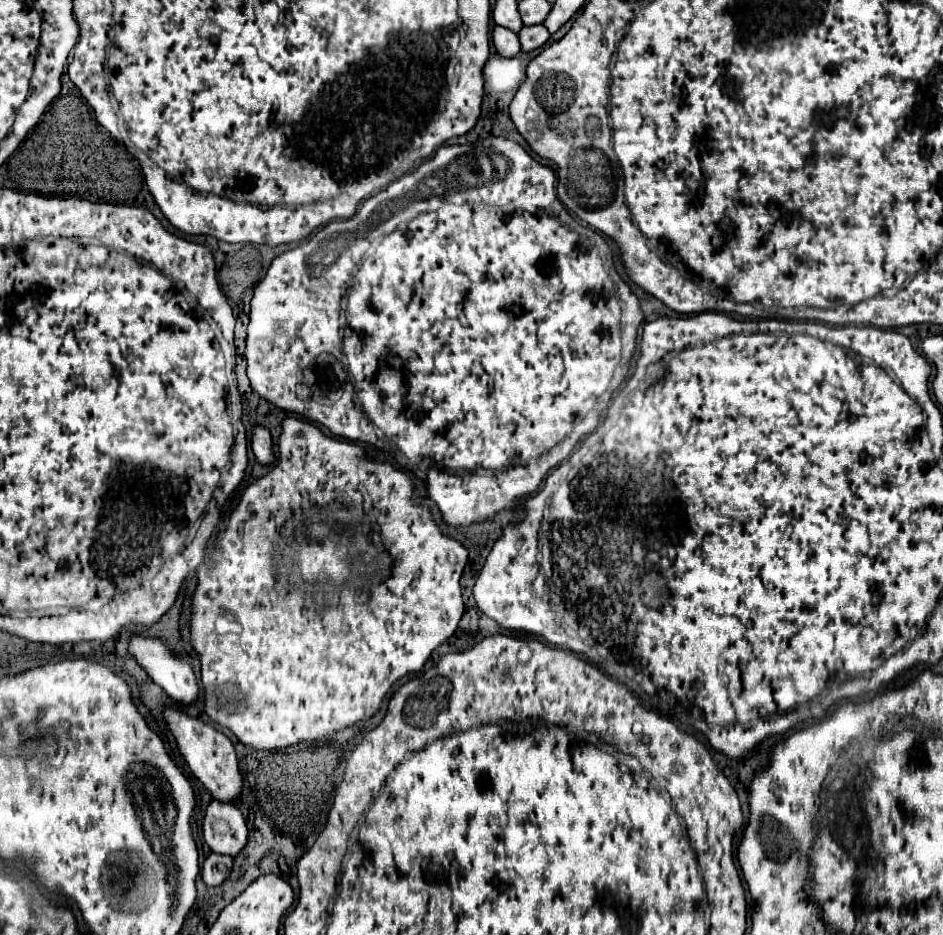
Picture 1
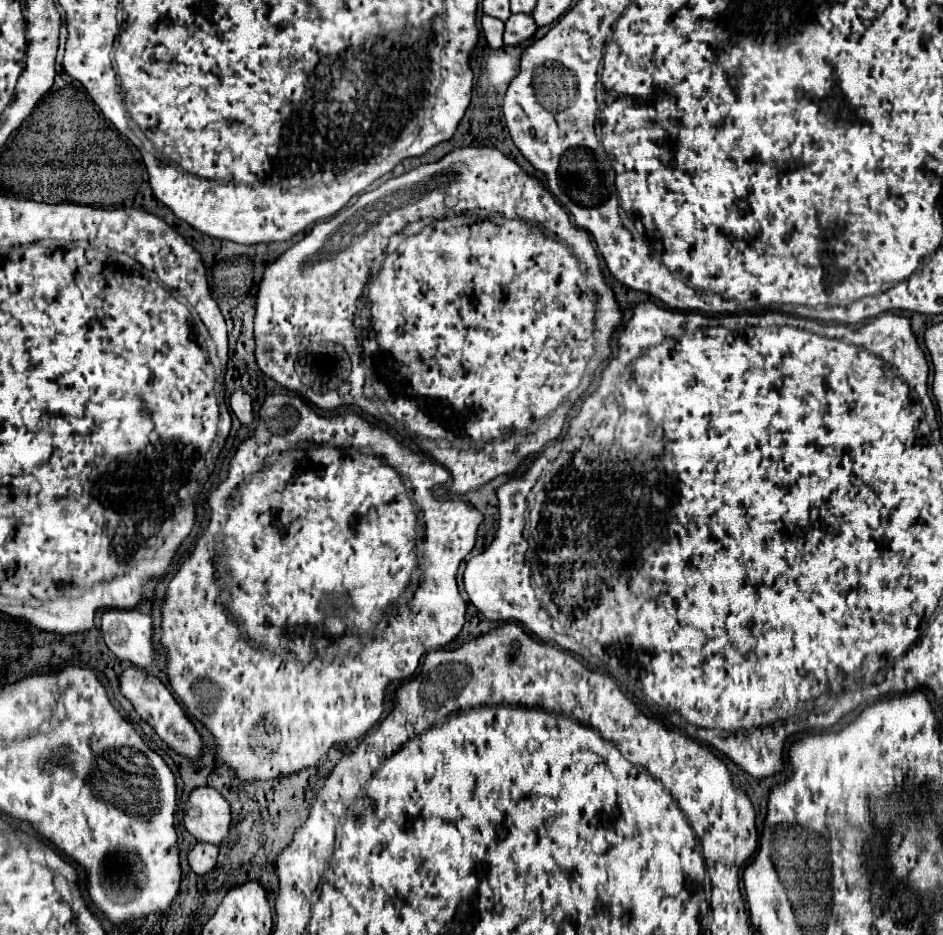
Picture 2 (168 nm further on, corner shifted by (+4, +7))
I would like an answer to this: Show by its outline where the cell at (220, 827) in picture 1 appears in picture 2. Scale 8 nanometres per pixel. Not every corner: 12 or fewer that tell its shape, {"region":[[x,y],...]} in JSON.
{"region":[[214,787],[186,803],[184,827],[220,845],[232,823],[230,803]]}

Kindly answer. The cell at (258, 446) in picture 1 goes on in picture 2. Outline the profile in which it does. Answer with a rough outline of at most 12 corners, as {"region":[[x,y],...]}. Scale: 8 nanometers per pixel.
{"region":[[234,391],[230,407],[240,423],[254,423],[252,401],[244,391]]}

